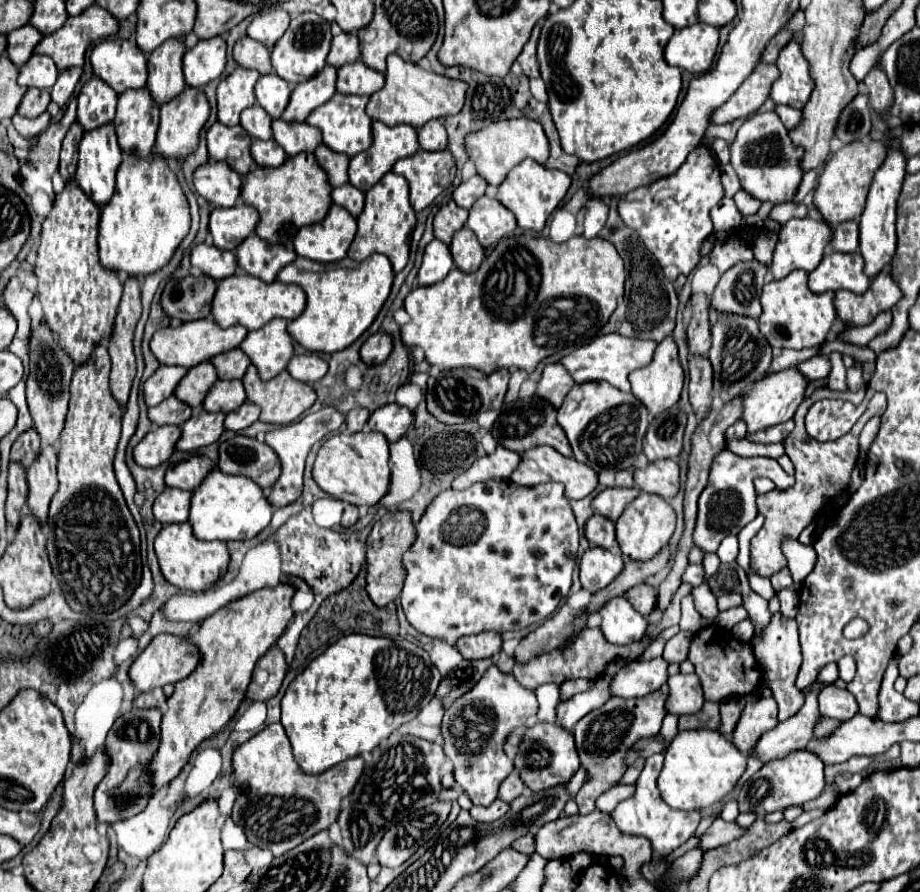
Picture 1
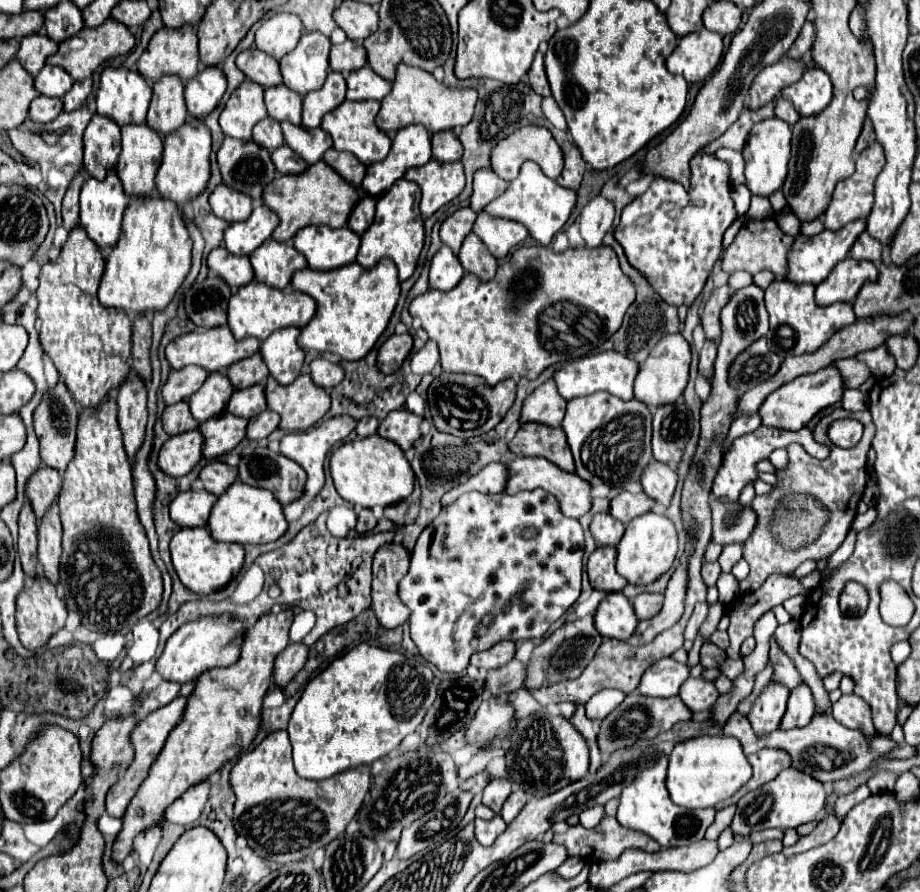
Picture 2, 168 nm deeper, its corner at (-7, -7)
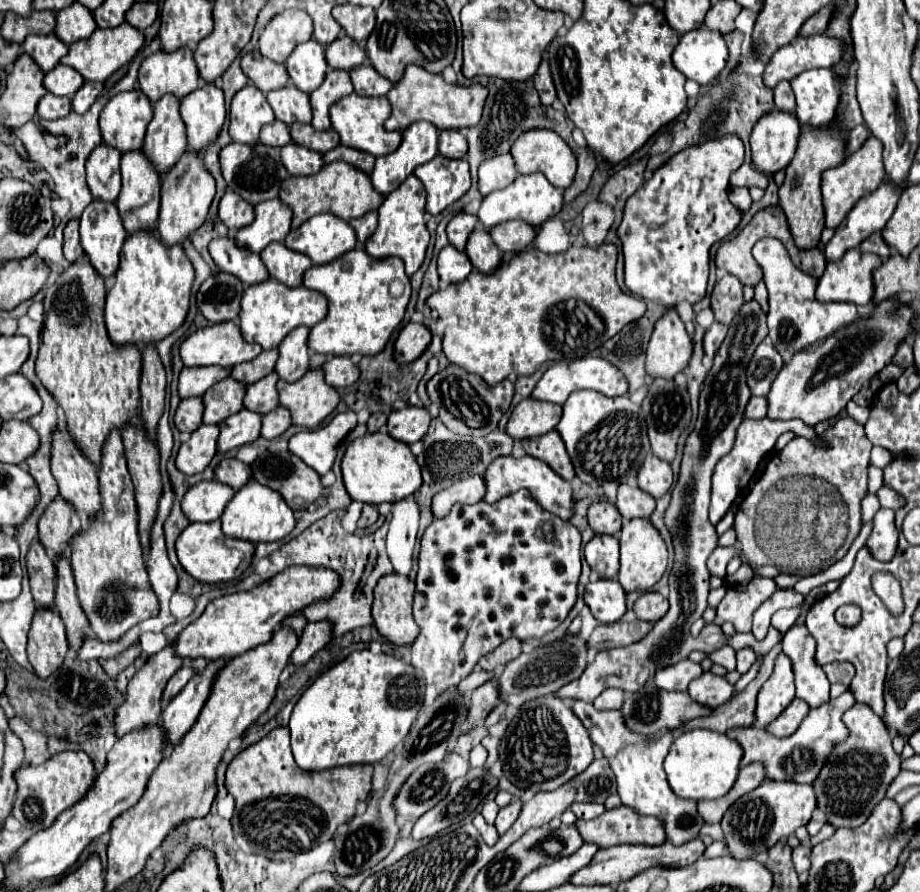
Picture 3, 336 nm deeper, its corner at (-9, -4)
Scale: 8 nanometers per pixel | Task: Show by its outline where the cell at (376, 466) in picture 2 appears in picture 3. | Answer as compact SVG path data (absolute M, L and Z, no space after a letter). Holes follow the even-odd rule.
M384 431L366 433L348 445L342 459L342 475L346 491L354 501L362 503L384 503L384 501L402 501L408 495L414 495L422 485L420 467L410 447L402 441L396 441Z

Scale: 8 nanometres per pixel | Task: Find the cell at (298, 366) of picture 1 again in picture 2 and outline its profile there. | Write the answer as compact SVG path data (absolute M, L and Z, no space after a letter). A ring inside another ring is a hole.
M316 358L314 362L310 362L308 366L308 372L312 376L312 380L322 386L322 388L328 388L328 386L336 386L342 378L344 378L344 372L338 364L334 362L328 362L324 358Z

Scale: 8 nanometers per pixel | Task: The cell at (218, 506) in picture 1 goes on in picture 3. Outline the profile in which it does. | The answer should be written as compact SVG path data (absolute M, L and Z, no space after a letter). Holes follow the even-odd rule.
M248 481L242 489L236 491L234 499L226 505L220 521L222 521L222 531L228 537L246 539L246 541L252 541L252 543L260 543L260 541L280 541L296 525L294 513L286 505L286 501L282 501L282 495L278 491L274 491L274 489L270 489L270 487L258 485L256 481Z

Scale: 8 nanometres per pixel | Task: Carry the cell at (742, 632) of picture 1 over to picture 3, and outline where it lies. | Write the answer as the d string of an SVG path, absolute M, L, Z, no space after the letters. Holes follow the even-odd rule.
M740 649L736 653L736 659L738 659L738 673L746 673L750 669L750 665L756 661L756 655L752 649Z

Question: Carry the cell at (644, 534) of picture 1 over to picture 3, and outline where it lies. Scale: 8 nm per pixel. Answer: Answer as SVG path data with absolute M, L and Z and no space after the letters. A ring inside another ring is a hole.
M632 519L622 525L620 531L620 571L618 581L626 593L630 591L650 591L652 585L660 581L668 565L668 549L660 533L652 527L648 519Z

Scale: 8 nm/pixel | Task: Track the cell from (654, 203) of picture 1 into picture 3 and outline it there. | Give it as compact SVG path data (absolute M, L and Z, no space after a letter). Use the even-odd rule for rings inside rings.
M726 133L716 139L708 139L700 145L690 145L672 155L662 167L658 167L650 181L634 193L624 207L624 219L618 227L624 253L624 283L626 287L648 301L664 307L676 307L682 301L698 303L706 295L710 247L716 241L726 239L740 223L740 211L728 201L730 175L744 163L744 145L738 135Z

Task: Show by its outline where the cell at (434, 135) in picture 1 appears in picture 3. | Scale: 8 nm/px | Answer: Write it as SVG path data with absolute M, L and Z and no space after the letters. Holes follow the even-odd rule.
M446 129L440 131L440 143L438 143L438 153L448 159L462 159L468 151L468 143L464 133L456 129Z

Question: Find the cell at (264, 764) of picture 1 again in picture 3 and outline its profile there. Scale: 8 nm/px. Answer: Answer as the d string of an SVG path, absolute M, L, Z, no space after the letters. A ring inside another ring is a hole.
M288 727L272 729L264 739L246 747L226 769L226 791L236 801L236 811L232 825L242 833L254 847L264 851L310 851L312 847L334 837L336 827L354 817L356 807L370 793L372 765L344 765L322 773L302 771L290 751L290 731Z

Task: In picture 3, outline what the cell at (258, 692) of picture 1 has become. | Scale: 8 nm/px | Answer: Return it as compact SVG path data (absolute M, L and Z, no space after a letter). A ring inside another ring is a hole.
M316 621L316 623L308 623L298 647L292 653L292 663L294 665L304 665L314 653L318 653L322 647L326 647L332 641L332 625L330 621Z

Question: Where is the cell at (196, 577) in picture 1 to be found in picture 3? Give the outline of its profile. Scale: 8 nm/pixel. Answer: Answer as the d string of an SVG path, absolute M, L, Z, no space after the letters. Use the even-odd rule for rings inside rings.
M220 521L210 523L190 523L176 541L176 555L180 565L202 583L222 583L242 575L254 557L256 545L250 541L234 541L226 537L220 529Z

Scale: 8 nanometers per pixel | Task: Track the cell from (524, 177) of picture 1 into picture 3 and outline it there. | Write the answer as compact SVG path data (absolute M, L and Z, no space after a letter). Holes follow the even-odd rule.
M530 173L530 175L518 175L514 179L514 183L506 189L486 195L478 209L478 219L488 231L492 227L496 227L498 223L504 223L510 219L522 219L534 227L540 227L540 223L554 217L562 209L562 205L564 205L562 191L556 189L554 185L550 185L550 181L542 173Z

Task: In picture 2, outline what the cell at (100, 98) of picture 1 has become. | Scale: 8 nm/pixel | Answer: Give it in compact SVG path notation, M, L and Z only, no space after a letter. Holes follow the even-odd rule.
M94 114L84 130L84 166L94 178L104 178L108 168L116 166L120 154L120 126Z

